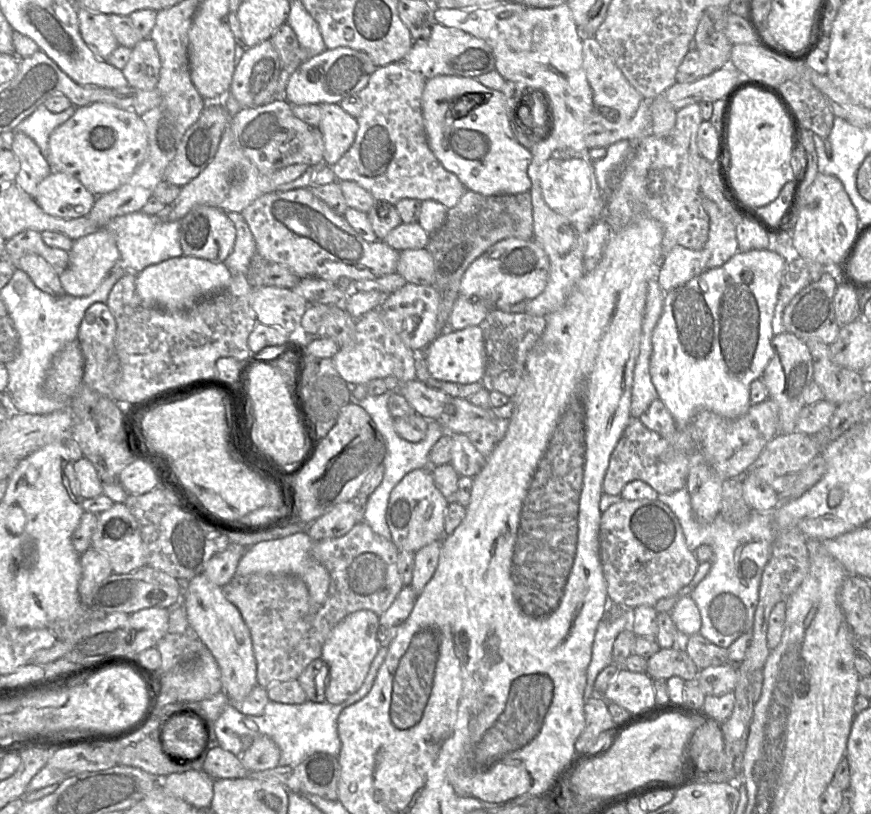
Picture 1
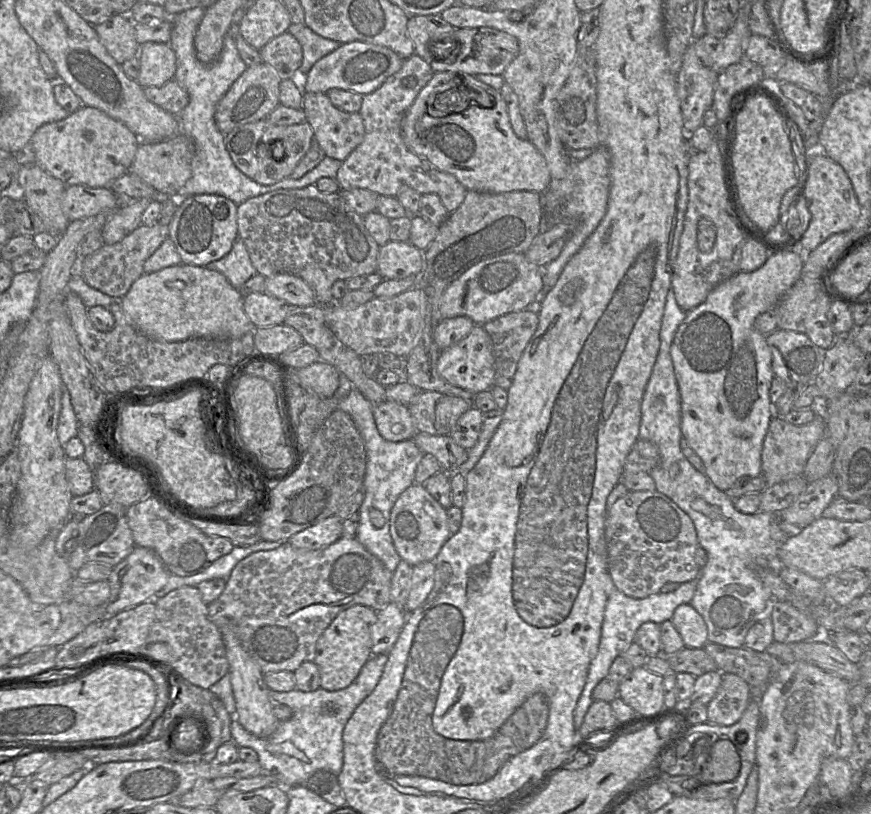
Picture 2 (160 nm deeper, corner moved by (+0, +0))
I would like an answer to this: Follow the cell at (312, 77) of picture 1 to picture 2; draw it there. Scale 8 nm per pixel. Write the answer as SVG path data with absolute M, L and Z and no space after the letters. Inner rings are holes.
M355 41L341 44L336 50L318 60L301 78L304 93L327 93L332 89L353 91L367 95L378 89L398 72L404 59L392 50L378 45Z

